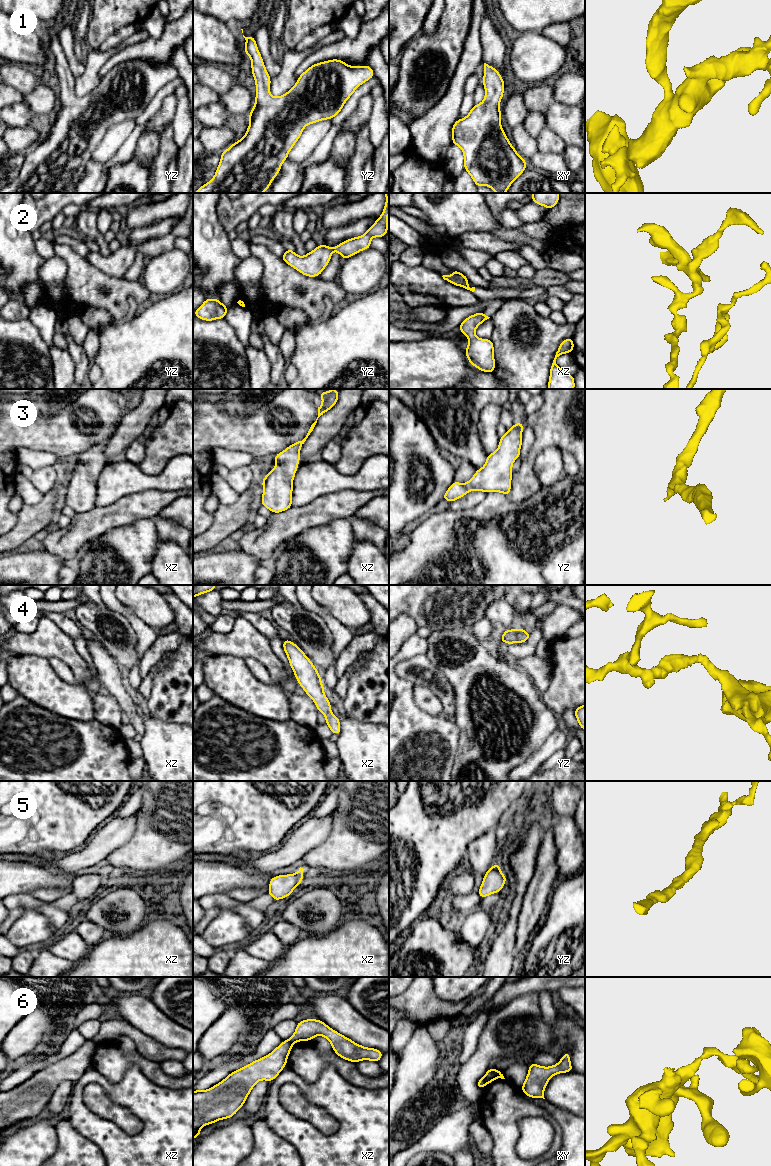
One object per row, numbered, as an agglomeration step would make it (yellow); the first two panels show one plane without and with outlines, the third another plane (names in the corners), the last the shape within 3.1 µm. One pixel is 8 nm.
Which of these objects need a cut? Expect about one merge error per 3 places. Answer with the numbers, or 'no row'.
6

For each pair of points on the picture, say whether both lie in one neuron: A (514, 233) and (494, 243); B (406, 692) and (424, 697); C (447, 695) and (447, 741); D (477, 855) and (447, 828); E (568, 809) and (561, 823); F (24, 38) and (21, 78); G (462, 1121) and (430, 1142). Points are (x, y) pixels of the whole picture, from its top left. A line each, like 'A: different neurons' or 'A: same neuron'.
A: different neurons
B: different neurons
C: different neurons
D: different neurons
E: different neurons
F: different neurons
G: same neuron

